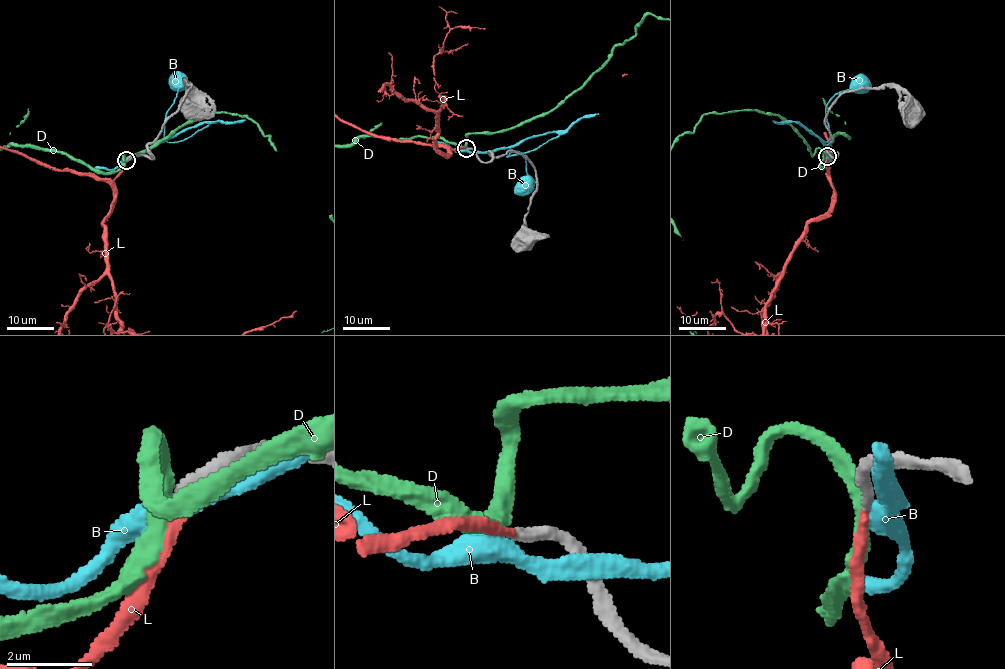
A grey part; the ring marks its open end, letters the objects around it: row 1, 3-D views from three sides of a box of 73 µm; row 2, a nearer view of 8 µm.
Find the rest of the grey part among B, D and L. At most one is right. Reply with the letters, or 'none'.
L

